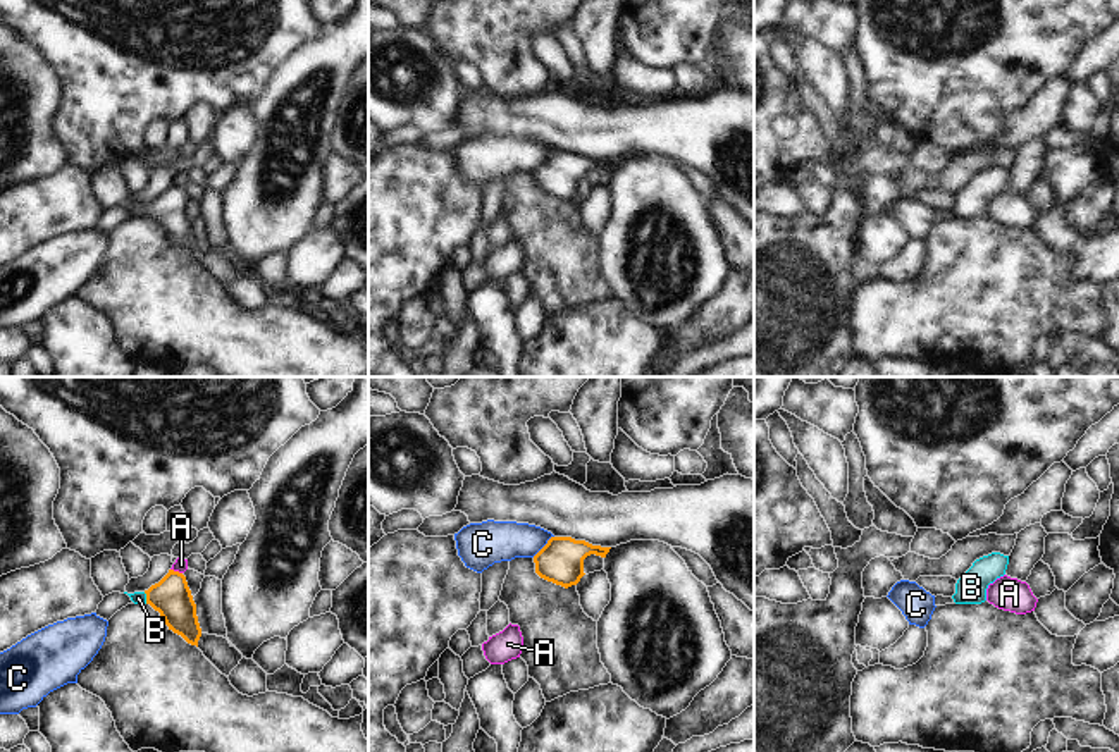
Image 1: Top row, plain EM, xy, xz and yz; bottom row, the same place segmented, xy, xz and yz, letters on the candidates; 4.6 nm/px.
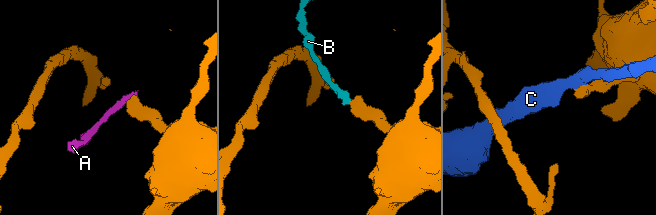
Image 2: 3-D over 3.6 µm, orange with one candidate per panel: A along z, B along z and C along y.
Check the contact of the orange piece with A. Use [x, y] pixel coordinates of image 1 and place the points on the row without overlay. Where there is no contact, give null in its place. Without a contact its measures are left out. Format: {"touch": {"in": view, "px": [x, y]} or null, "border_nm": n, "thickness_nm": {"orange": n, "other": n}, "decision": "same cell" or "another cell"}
{"touch": {"in": "xy", "px": [176, 186]}, "border_nm": 60, "thickness_nm": {"orange": 180, "other": 60}, "decision": "another cell"}

